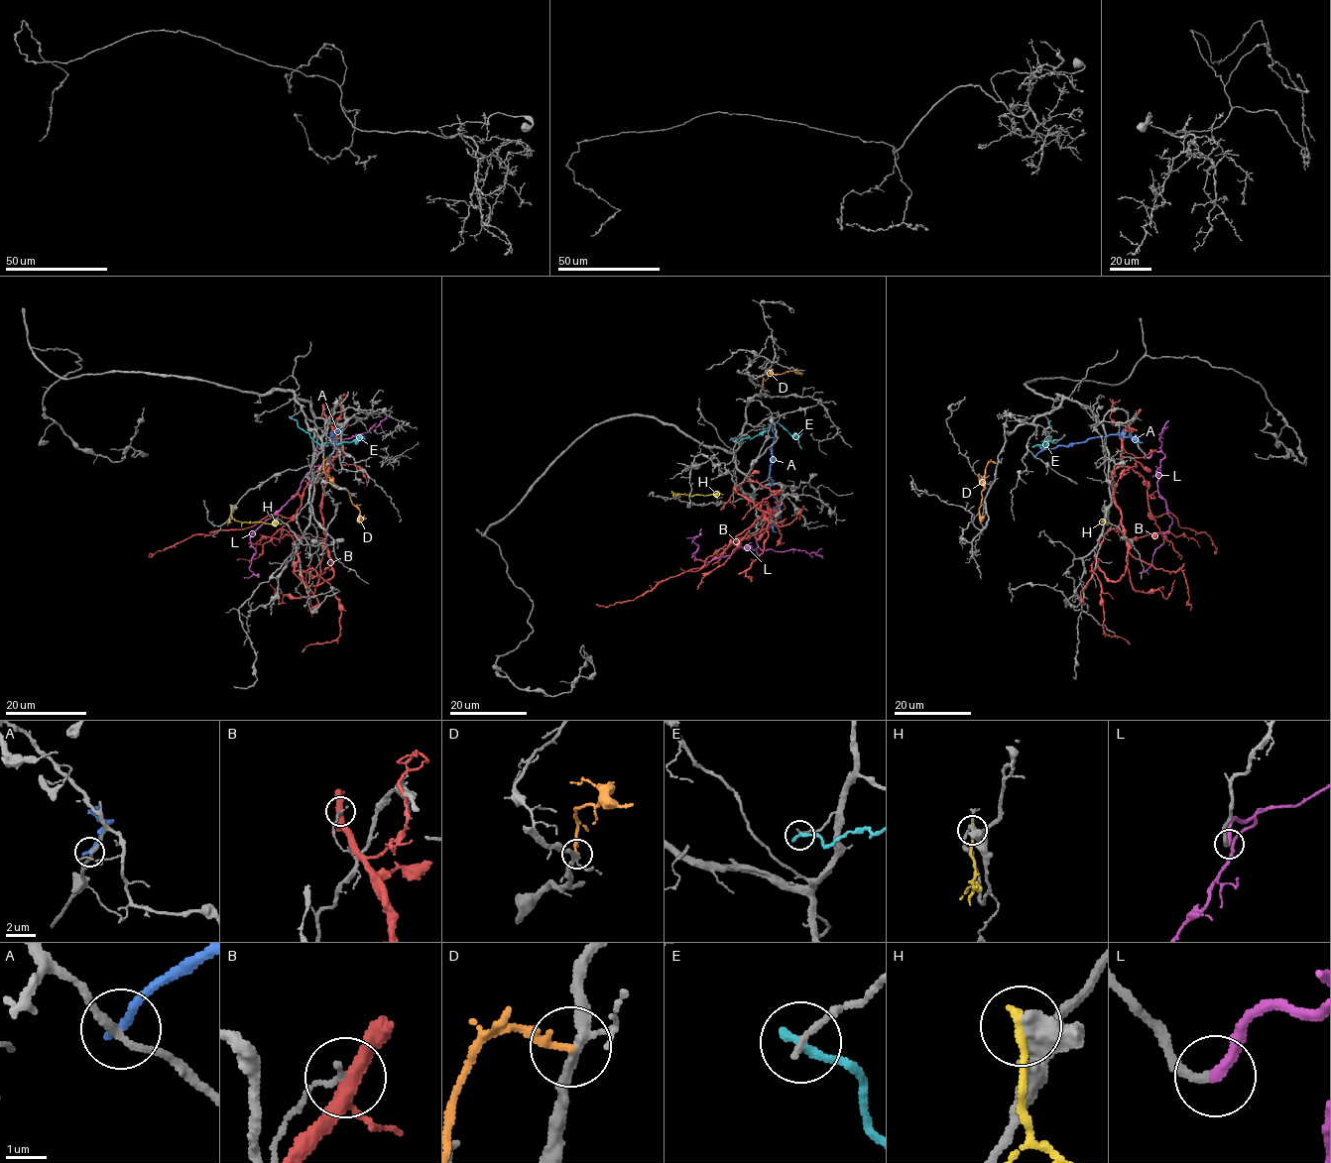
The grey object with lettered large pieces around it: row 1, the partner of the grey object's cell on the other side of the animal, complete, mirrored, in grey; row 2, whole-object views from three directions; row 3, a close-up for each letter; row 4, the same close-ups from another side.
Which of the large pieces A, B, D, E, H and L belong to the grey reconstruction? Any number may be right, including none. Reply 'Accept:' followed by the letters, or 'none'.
Accept: L

